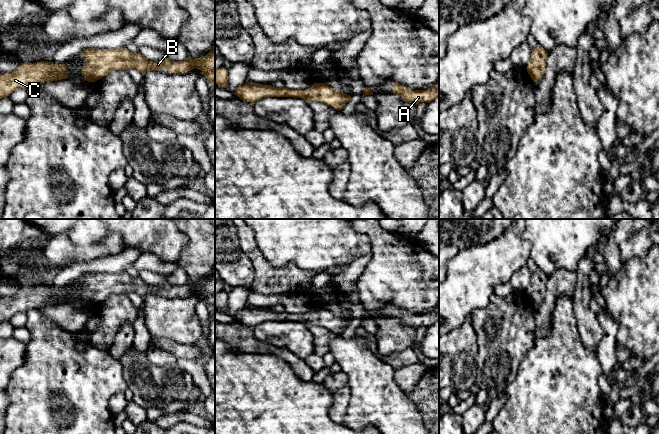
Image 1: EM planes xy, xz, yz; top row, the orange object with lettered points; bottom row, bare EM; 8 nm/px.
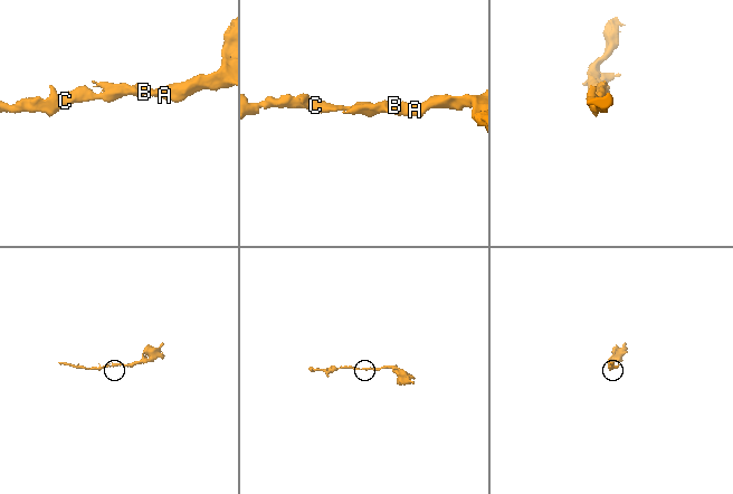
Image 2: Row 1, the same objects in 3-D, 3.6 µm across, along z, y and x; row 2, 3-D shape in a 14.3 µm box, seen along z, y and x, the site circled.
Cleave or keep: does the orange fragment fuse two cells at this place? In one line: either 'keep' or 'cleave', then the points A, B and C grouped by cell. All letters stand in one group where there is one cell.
keep; A B C

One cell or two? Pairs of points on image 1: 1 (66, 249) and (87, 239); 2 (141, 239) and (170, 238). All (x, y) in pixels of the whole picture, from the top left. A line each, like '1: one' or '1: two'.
1: two
2: one

